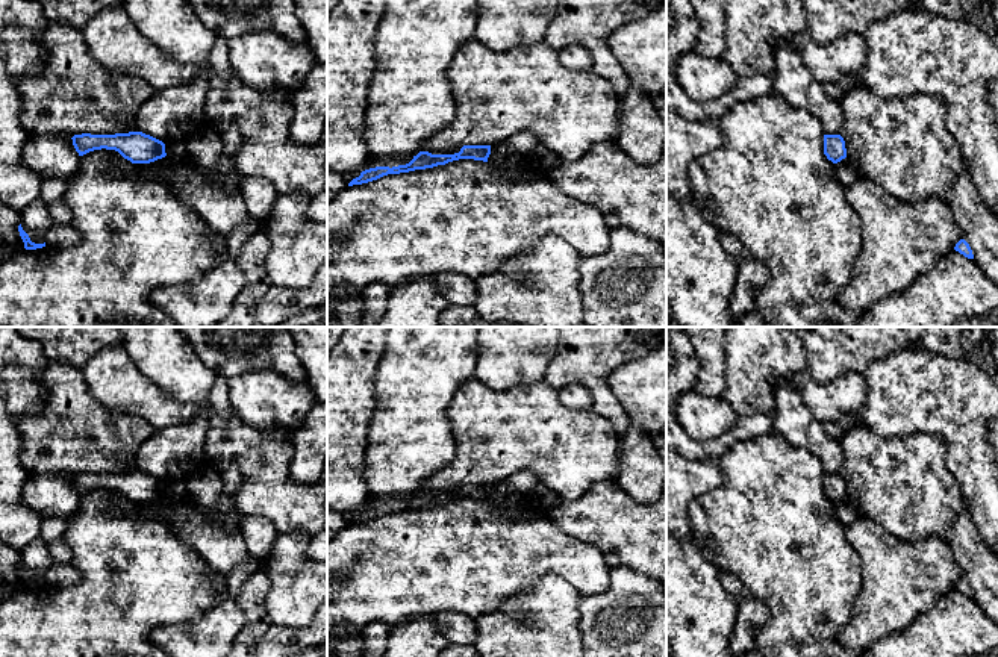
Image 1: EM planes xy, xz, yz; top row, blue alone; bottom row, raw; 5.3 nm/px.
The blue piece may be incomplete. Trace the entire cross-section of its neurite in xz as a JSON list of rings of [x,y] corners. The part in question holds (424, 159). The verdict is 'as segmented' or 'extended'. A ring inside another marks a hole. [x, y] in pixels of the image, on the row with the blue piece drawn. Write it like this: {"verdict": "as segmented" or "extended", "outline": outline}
{"verdict": "as segmented", "outline": [[[463,145],[460,151],[454,154],[432,154],[429,151],[419,151],[406,165],[398,165],[392,168],[376,167],[376,168],[365,170],[360,173],[359,177],[353,179],[348,183],[348,186],[368,183],[388,174],[400,174],[400,173],[409,173],[415,170],[433,168],[459,159],[474,159],[474,160],[488,162],[489,154],[491,154],[491,145]]]}

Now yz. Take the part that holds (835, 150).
{"verdict": "as segmented", "outline": [[[824,135],[824,154],[833,163],[847,157],[845,141],[841,135]]]}

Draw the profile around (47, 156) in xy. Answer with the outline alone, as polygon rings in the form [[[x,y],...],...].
[[[30,135],[23,147],[21,162],[41,180],[70,179],[79,168],[80,156],[73,136]]]

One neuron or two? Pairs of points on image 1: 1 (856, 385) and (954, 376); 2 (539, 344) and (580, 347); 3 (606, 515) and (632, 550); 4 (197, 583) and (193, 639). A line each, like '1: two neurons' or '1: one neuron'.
1: two neurons
2: two neurons
3: one neuron
4: two neurons

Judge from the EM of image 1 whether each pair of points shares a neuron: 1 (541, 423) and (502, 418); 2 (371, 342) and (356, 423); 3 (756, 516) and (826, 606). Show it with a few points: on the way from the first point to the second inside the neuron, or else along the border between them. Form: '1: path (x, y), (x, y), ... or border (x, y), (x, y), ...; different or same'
1: path (532, 423), (511, 423); same
2: path (361, 362), (356, 367), (356, 403); same
3: path (779, 539), (807, 574), (809, 583); same

